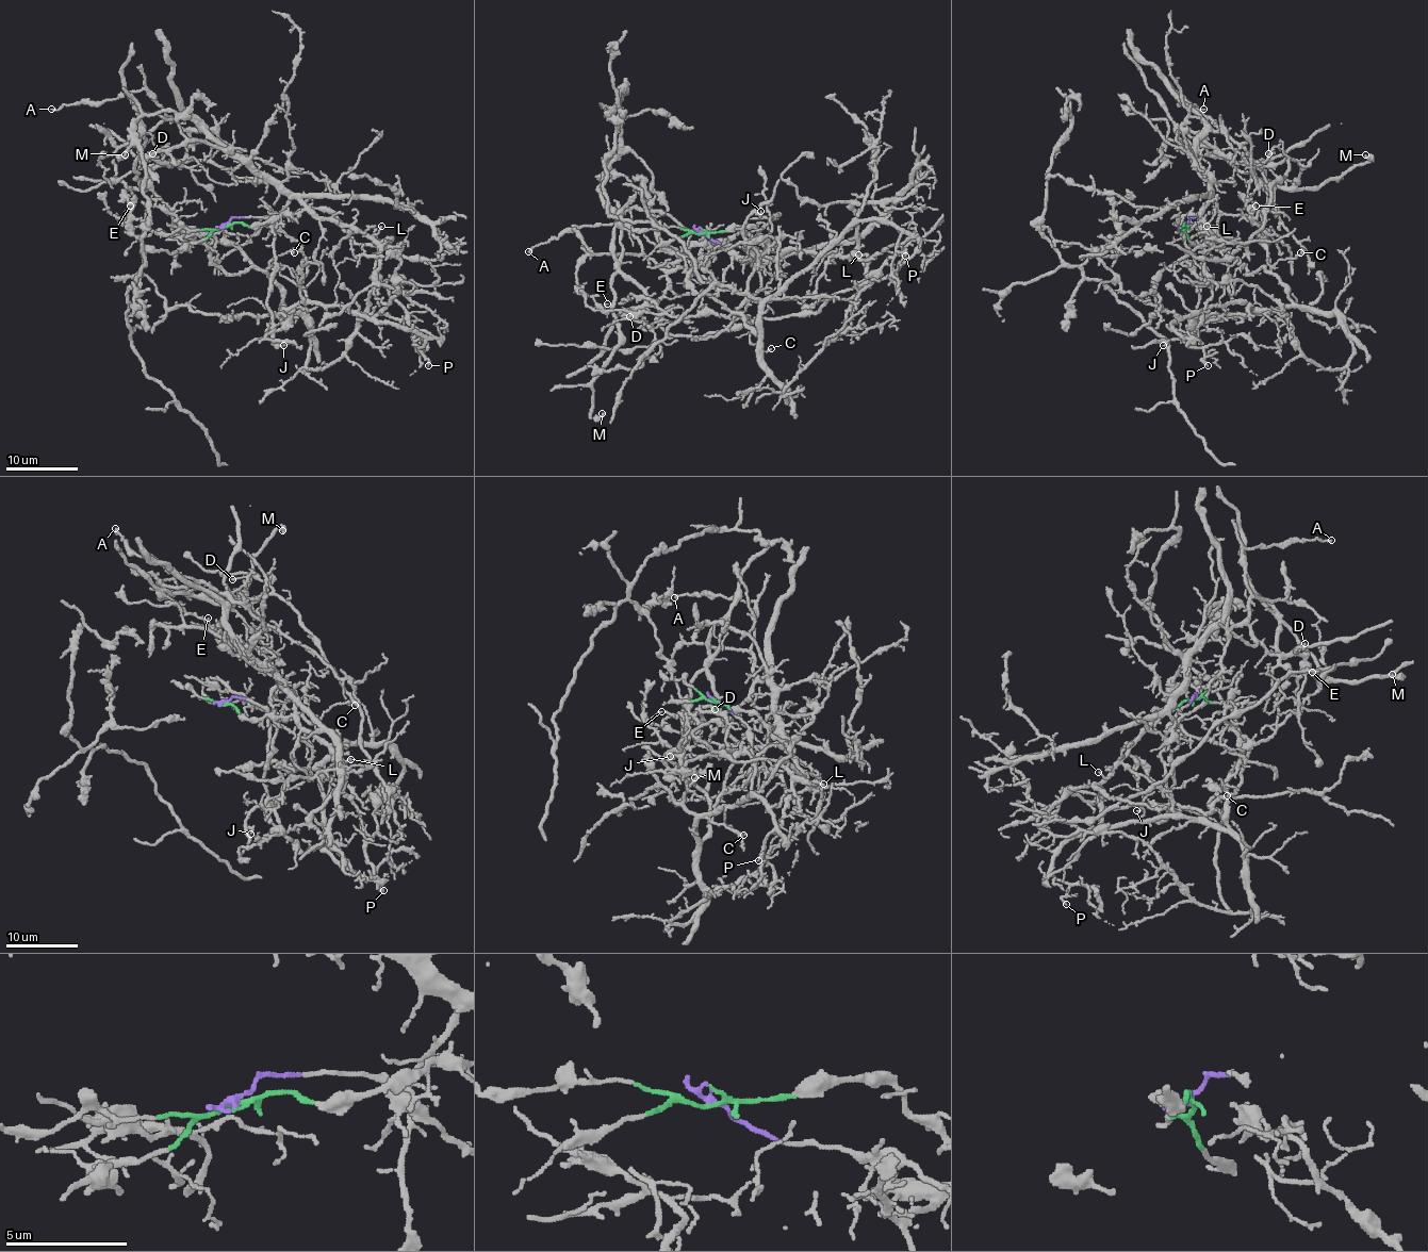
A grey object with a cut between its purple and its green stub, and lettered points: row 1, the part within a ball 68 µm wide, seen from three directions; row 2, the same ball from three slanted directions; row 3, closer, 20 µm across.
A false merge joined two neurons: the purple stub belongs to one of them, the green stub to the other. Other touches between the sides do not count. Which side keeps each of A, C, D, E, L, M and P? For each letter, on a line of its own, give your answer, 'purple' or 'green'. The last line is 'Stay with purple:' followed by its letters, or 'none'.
A: green
C: purple
D: green
E: purple
L: green
M: green
P: purple
Stay with purple: C, E, P

